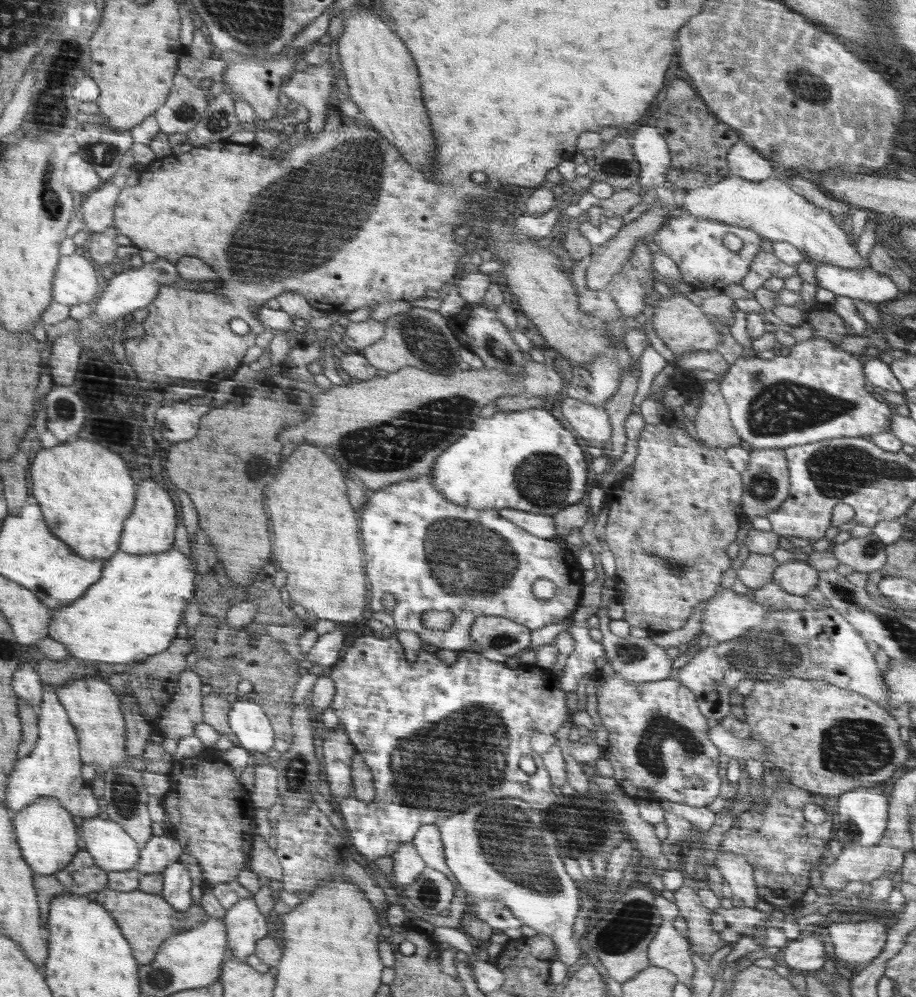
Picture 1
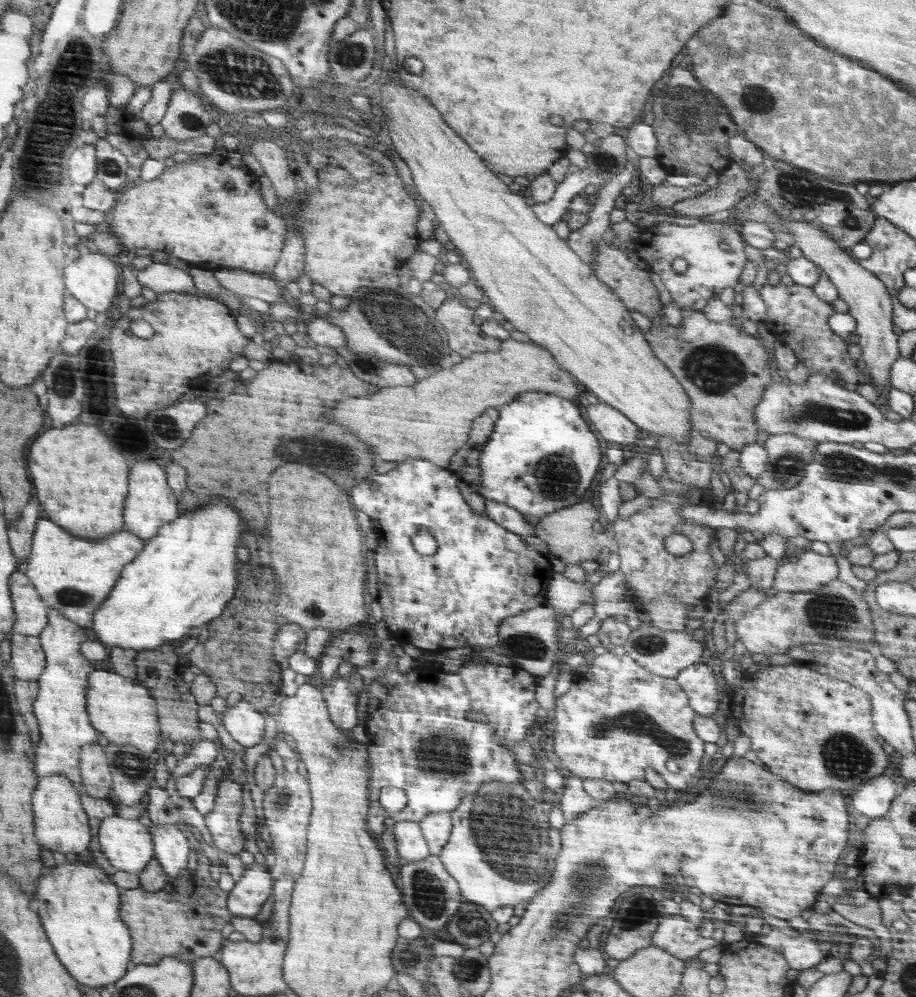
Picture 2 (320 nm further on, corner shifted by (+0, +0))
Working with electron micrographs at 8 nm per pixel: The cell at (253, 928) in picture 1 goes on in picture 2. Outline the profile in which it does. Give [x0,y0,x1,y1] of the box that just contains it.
[227,863,272,917]

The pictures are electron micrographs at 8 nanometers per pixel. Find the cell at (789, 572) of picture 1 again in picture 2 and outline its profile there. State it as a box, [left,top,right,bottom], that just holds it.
[770,550,838,593]

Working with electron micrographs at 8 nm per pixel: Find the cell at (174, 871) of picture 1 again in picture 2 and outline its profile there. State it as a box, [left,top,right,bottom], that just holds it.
[150,825,190,881]

